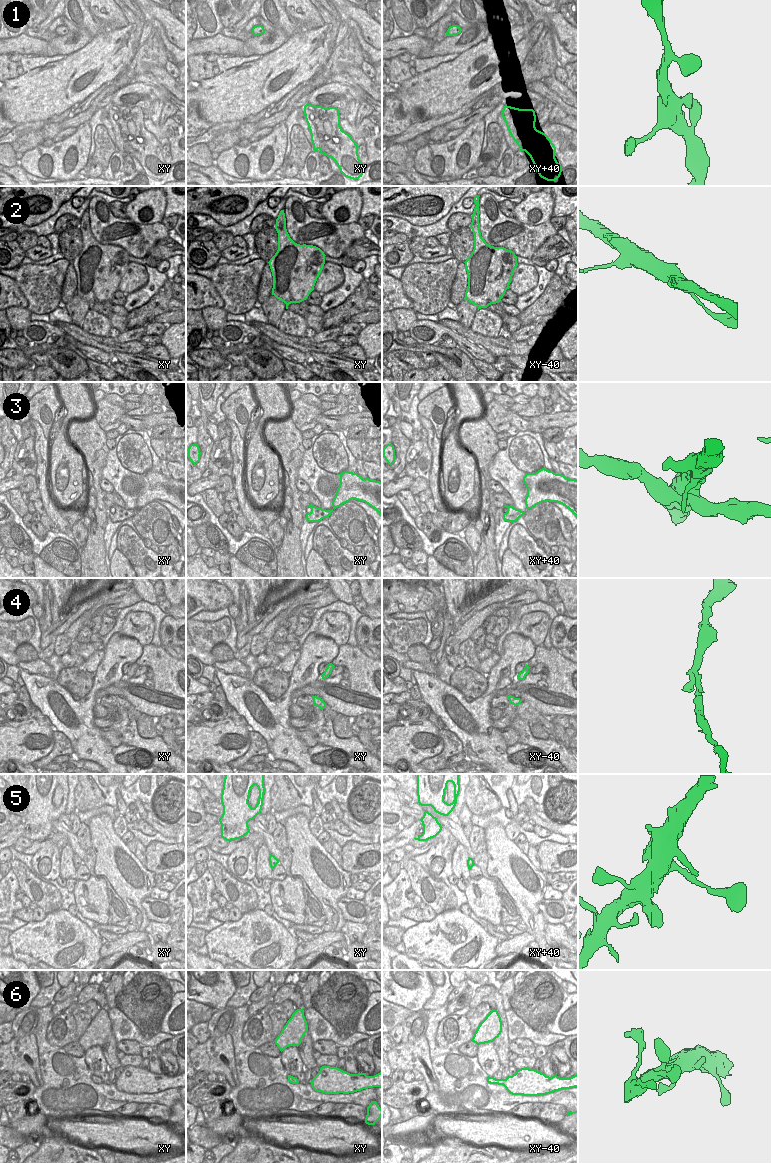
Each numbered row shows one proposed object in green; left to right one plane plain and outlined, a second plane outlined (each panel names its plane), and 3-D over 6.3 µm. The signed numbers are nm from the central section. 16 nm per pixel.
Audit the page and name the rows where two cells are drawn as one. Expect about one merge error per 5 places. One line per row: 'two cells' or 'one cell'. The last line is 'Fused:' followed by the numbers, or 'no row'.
1: one cell
2: one cell
3: one cell
4: one cell
5: one cell
6: one cell
Fused: no row

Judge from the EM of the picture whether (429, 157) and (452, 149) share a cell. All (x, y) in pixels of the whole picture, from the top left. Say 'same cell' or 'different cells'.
same cell

